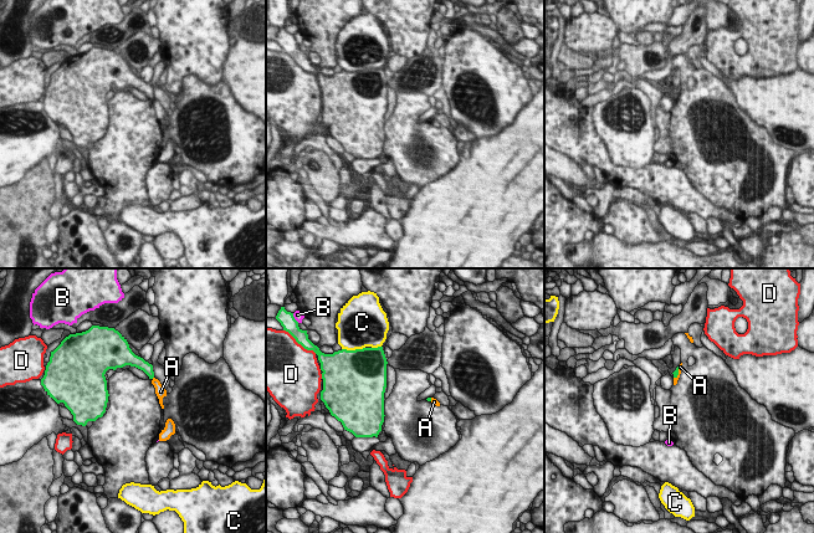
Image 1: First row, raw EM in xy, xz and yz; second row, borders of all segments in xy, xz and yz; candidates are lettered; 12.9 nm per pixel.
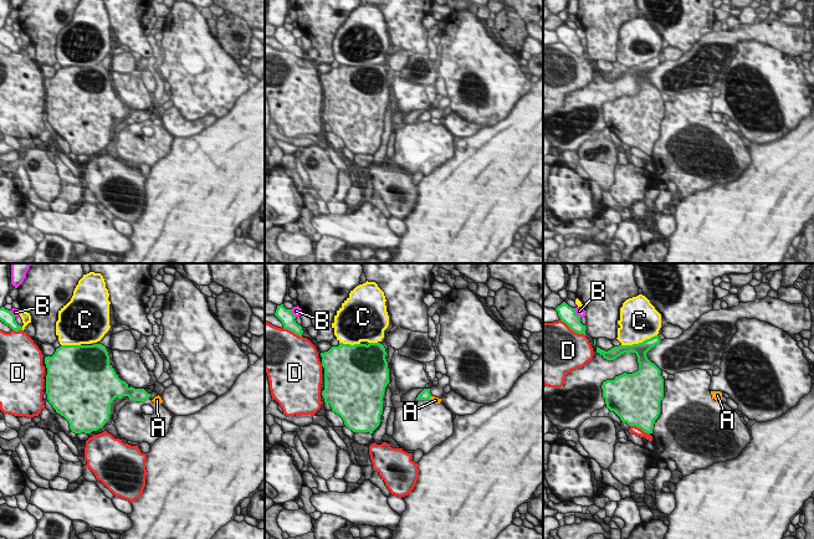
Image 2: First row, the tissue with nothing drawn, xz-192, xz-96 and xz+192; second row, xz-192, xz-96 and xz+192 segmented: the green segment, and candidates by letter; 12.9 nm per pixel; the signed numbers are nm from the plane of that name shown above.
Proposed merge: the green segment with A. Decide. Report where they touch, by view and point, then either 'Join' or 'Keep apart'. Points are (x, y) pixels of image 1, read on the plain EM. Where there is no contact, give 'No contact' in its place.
Touches green at yz (677, 95). Keep apart.

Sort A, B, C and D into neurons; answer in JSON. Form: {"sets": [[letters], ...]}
{"sets": [["A"], ["B"], ["C"], ["D"]]}

